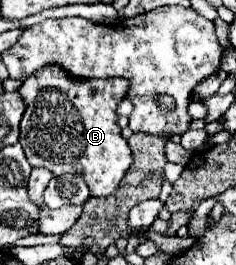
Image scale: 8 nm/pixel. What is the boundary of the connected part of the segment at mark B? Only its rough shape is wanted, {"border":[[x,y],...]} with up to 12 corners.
{"border":[[60,67],[20,87],[32,167],[78,173],[92,197],[132,165],[116,125],[126,79]]}

